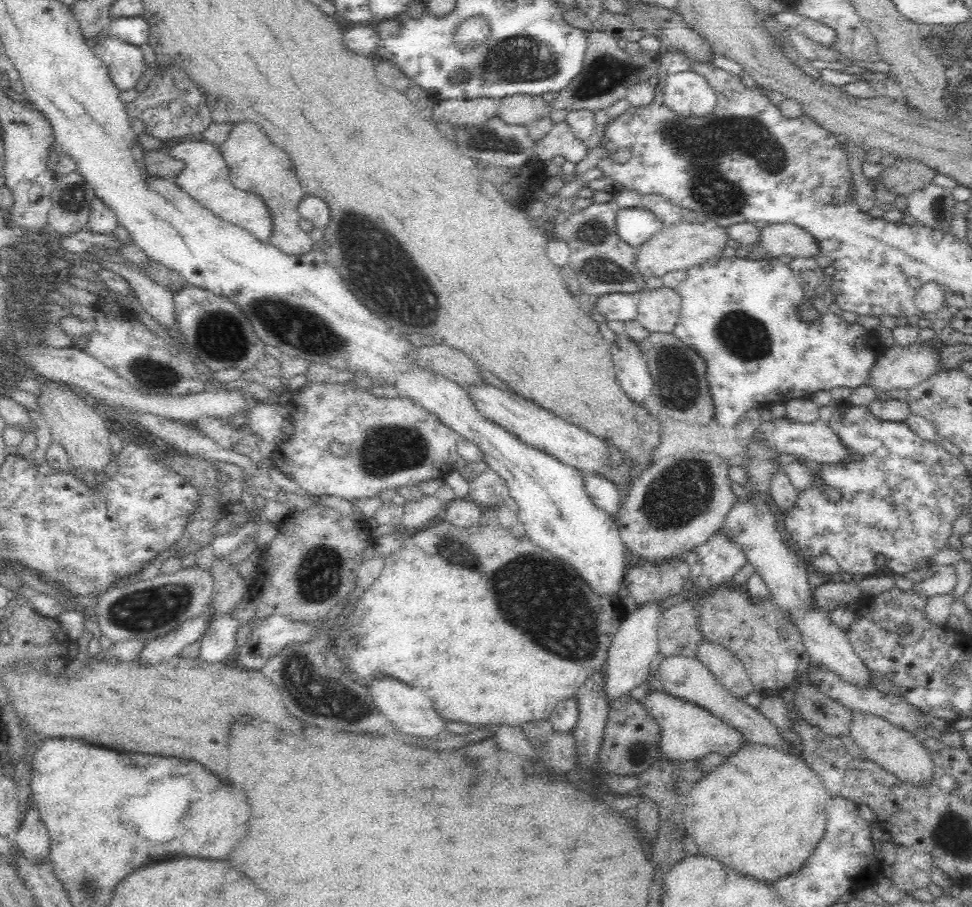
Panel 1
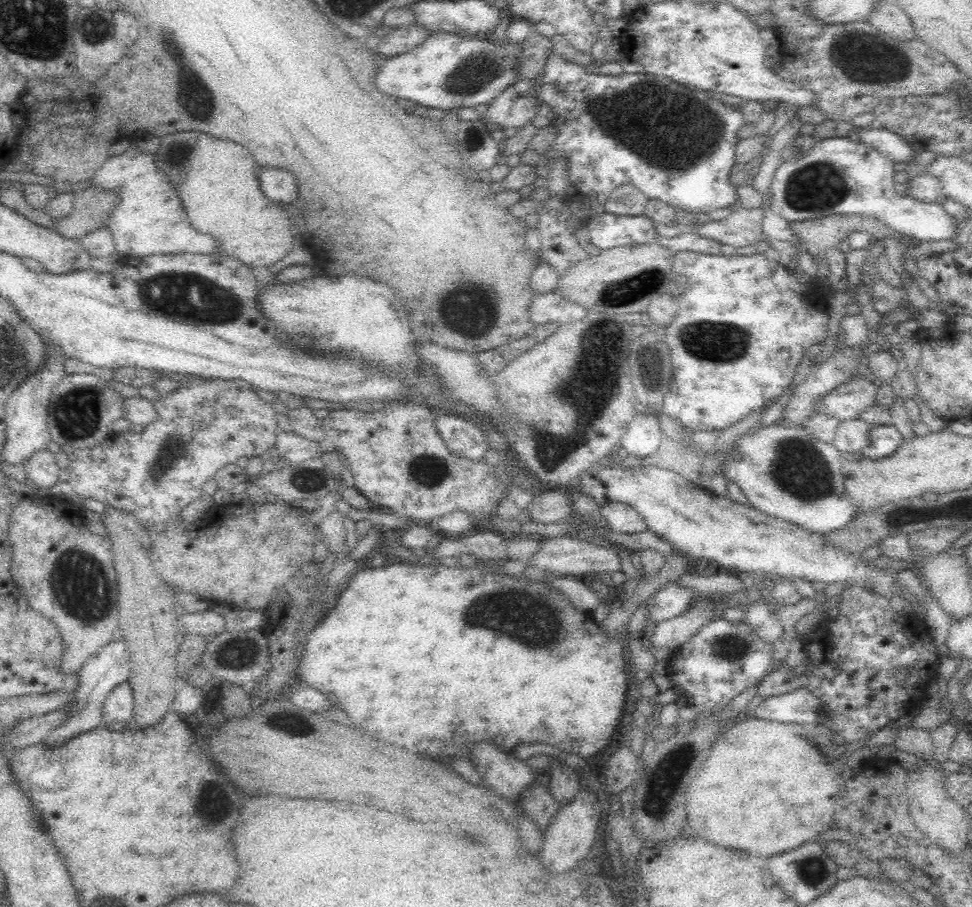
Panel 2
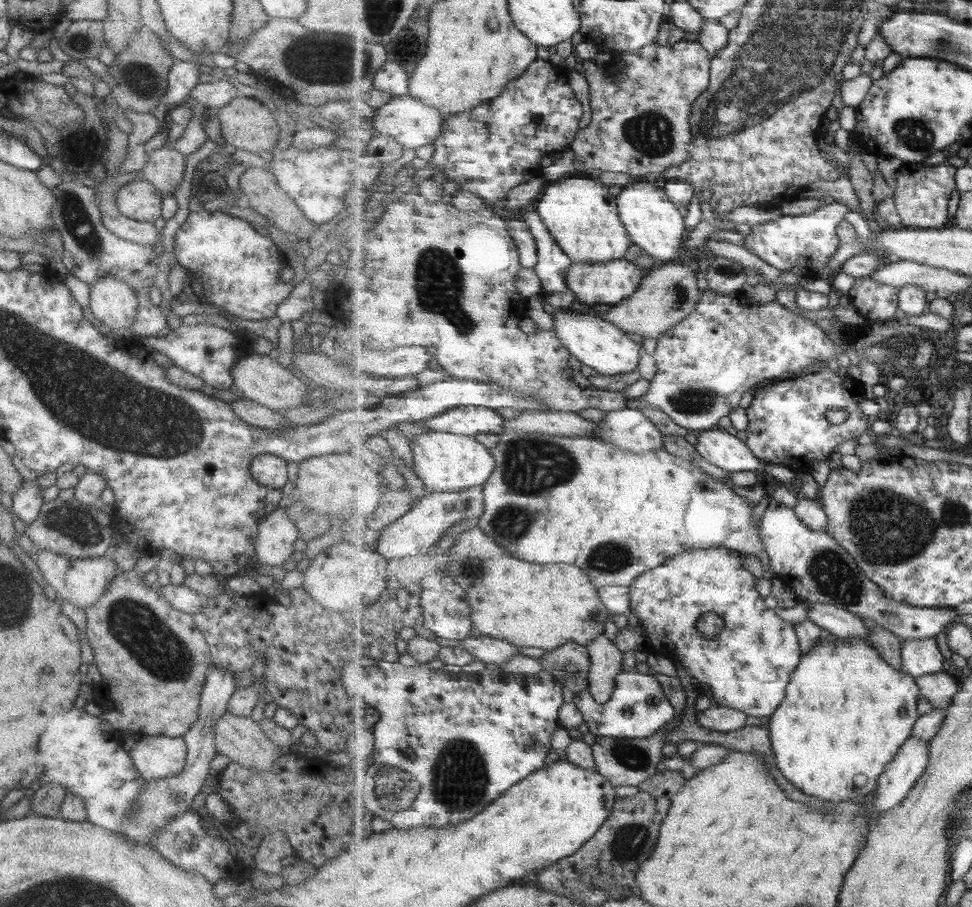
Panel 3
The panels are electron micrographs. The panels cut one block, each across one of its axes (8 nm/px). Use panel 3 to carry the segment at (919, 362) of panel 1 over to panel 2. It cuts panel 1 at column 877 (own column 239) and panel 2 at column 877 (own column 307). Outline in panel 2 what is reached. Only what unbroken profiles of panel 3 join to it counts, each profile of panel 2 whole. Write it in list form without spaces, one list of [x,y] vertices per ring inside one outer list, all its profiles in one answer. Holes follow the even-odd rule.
[[[852,378],[823,396],[815,404],[814,413],[826,414],[839,421],[856,419],[859,412],[875,403],[877,389],[878,383]]]

